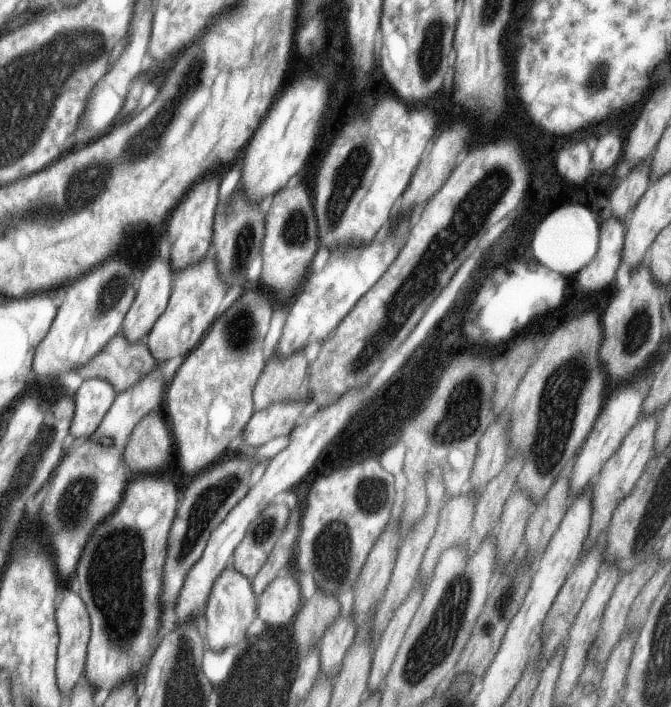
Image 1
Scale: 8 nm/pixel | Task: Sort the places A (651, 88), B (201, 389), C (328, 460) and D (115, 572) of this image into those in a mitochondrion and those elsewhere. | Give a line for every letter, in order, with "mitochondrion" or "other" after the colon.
A: other
B: other
C: other
D: mitochondrion

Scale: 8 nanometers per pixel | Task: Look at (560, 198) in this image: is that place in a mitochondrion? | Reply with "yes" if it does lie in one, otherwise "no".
no

